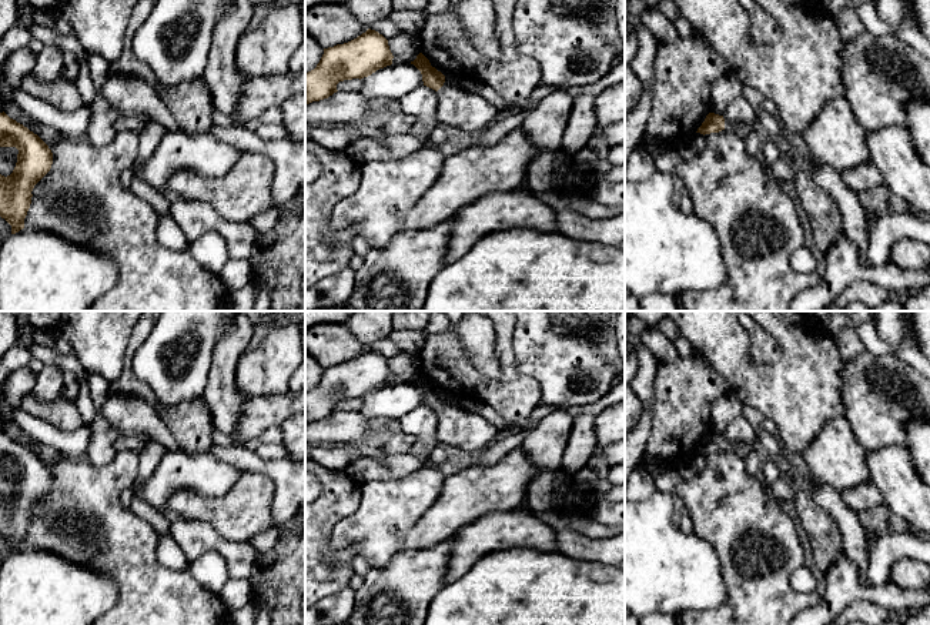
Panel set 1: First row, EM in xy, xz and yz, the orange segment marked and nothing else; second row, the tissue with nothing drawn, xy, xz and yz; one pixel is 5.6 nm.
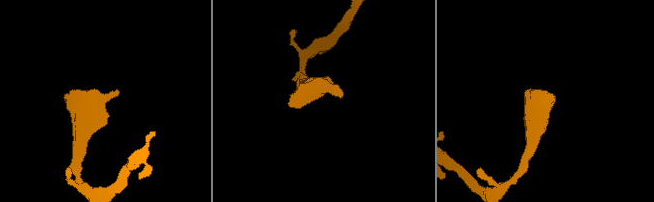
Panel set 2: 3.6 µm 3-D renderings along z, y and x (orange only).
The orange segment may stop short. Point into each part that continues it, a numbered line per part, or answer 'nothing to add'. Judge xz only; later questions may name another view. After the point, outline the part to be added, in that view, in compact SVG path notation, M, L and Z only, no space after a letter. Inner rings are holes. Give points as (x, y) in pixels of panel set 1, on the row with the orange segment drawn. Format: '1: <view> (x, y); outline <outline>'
1: xz (457, 107); outline M442 86L438 91L438 123L466 133L484 131L496 120L498 108L481 97L456 86Z

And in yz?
1: yz (742, 130); outline M725 121L725 130L732 131L735 136L746 140L753 130L756 130L756 126L752 123L740 123L737 126Z

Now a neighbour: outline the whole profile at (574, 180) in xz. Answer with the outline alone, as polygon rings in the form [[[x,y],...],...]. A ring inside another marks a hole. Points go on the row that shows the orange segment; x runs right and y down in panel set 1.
[[[573,158],[556,177],[556,191],[568,195],[591,197],[593,171],[578,166]]]

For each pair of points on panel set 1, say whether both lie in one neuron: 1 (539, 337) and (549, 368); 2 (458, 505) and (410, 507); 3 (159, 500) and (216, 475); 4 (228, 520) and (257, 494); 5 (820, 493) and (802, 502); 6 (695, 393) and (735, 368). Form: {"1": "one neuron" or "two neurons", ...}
{"1": "one neuron", "2": "two neurons", "3": "one neuron", "4": "one neuron", "5": "two neurons", "6": "two neurons"}

